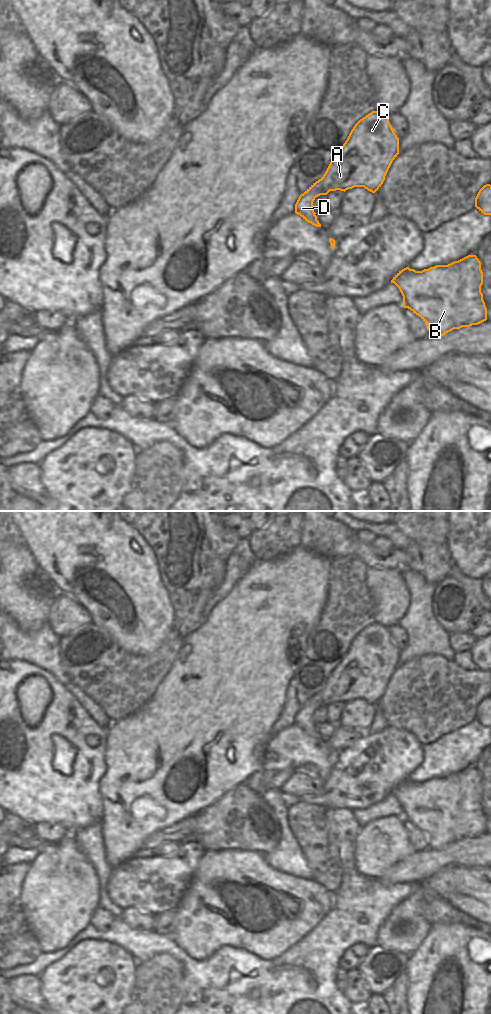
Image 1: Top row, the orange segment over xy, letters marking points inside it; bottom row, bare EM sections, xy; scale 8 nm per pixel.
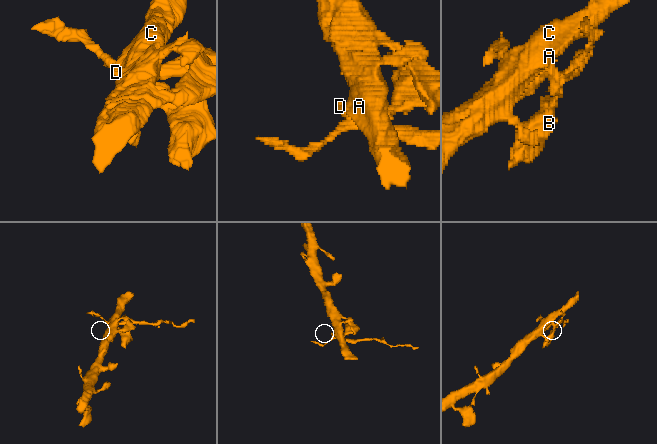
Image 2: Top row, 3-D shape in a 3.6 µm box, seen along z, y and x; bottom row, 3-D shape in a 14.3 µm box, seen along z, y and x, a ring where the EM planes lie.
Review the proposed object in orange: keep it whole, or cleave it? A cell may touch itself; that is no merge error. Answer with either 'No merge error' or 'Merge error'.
Merge error

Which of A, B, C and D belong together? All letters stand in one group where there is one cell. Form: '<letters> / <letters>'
A C D / B

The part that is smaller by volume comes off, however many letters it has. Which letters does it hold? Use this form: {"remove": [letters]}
{"remove": ["B"]}

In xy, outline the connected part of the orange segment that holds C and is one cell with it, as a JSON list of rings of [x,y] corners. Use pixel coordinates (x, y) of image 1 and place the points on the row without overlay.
[[[372,623],[360,631],[351,642],[347,652],[339,664],[331,672],[325,686],[313,695],[295,716],[295,725],[305,733],[311,735],[315,728],[313,714],[320,707],[327,707],[330,703],[346,703],[354,699],[364,699],[375,705],[383,696],[385,688],[399,666],[399,650],[395,646],[387,627]]]

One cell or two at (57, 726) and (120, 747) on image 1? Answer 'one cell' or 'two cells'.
two cells

